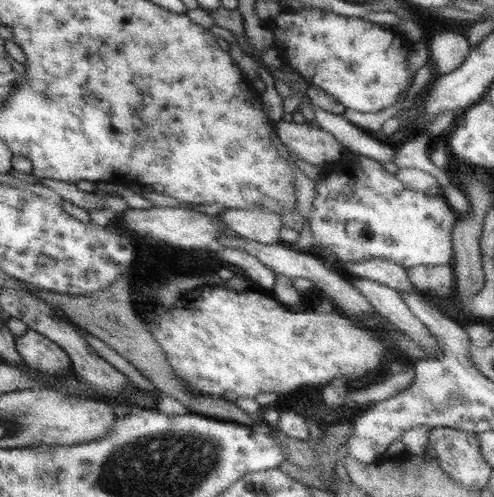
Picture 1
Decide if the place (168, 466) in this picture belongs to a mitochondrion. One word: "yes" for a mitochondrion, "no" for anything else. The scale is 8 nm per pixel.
yes

